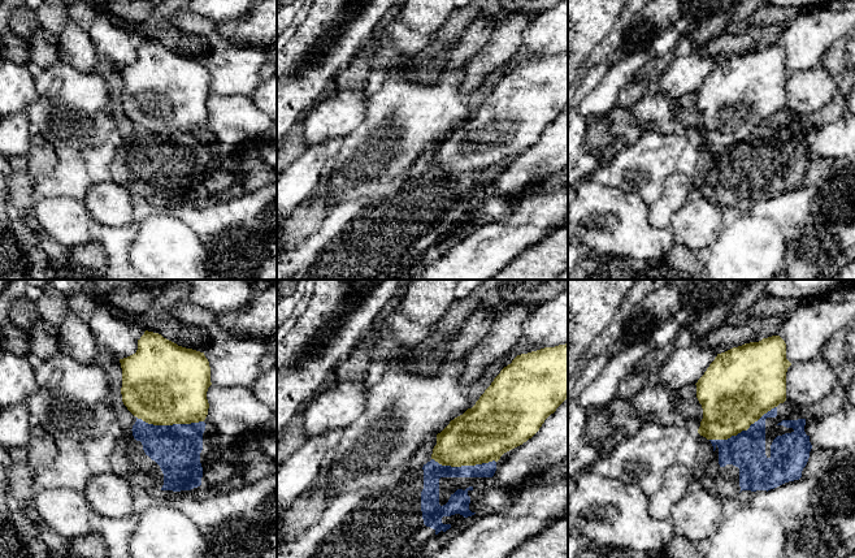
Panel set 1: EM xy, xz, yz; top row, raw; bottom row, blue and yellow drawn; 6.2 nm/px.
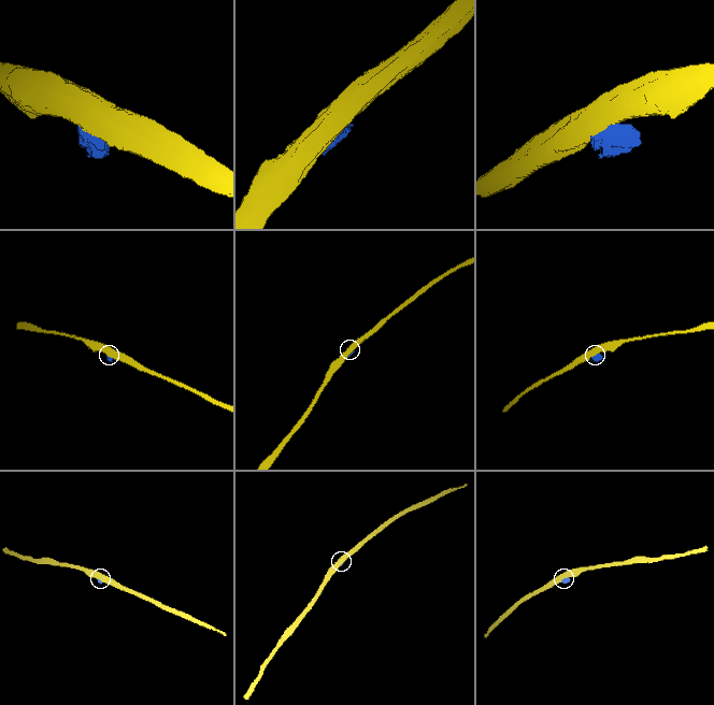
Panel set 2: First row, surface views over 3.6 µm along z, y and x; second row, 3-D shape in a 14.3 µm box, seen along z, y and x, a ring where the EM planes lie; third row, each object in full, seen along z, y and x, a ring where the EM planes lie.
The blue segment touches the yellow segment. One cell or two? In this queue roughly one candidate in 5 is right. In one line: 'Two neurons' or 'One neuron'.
Two neurons

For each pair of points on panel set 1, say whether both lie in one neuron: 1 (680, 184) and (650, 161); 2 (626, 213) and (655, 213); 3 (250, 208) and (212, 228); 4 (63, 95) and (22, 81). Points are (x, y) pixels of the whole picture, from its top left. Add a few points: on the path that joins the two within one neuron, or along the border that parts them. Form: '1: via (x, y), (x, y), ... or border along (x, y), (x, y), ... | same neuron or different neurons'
1: border along (676, 171), (665, 180), (663, 193), (652, 202) | different neurons
2: border along (647, 206), (647, 220), (654, 226), (668, 228) | different neurons
3: via (241, 217), (221, 226) | same neuron
4: border along (35, 79), (38, 96), (24, 111) | different neurons

